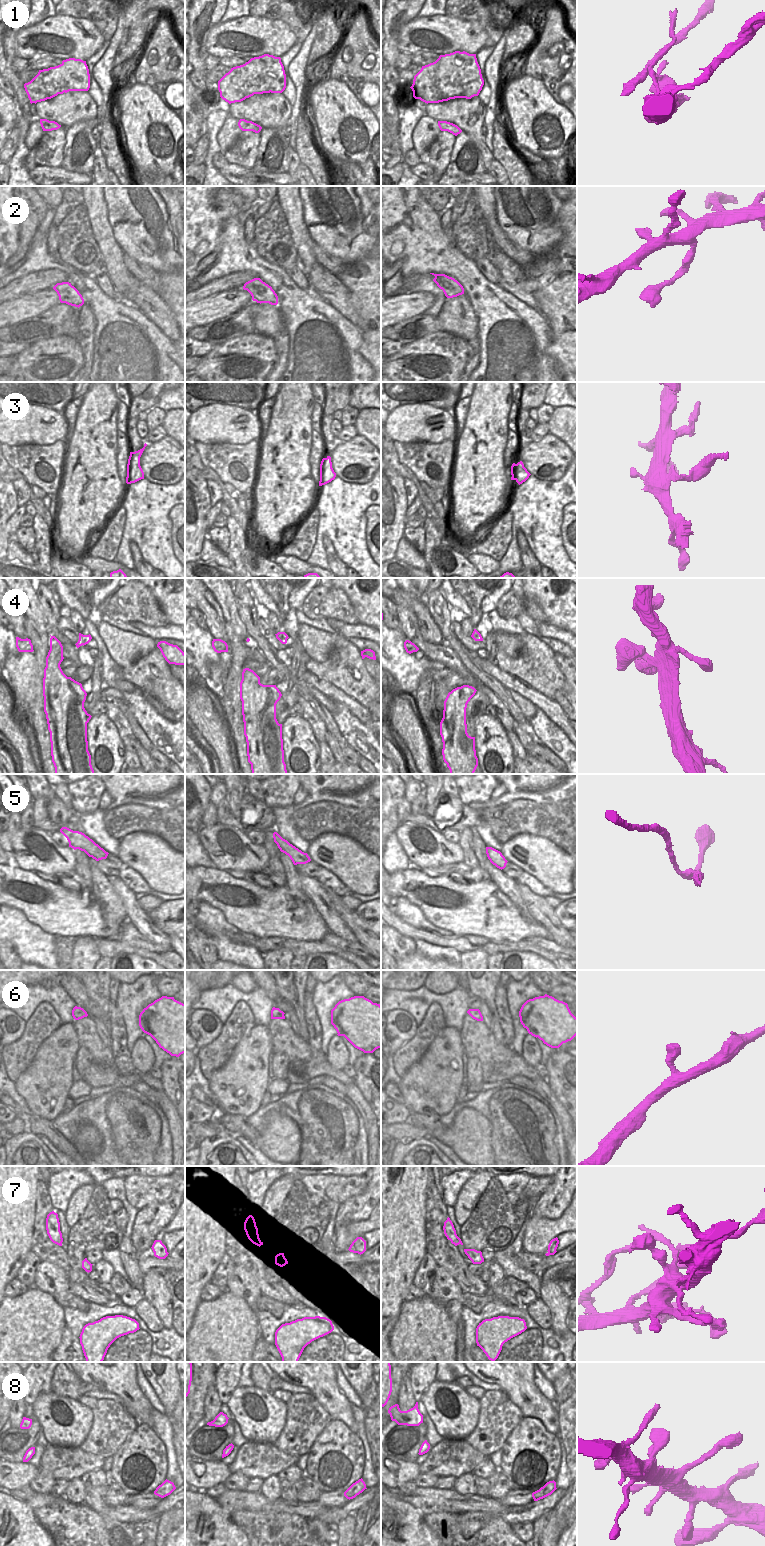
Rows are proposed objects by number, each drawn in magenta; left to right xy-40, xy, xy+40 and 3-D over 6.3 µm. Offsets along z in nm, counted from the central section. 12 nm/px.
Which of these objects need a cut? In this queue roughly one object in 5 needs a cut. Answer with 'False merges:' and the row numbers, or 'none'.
False merges: 1, 7

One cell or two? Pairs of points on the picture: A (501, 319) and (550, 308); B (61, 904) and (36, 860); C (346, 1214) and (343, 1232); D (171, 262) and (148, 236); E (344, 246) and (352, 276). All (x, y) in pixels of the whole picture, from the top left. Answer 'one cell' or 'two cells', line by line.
A: two cells
B: two cells
C: two cells
D: one cell
E: two cells

